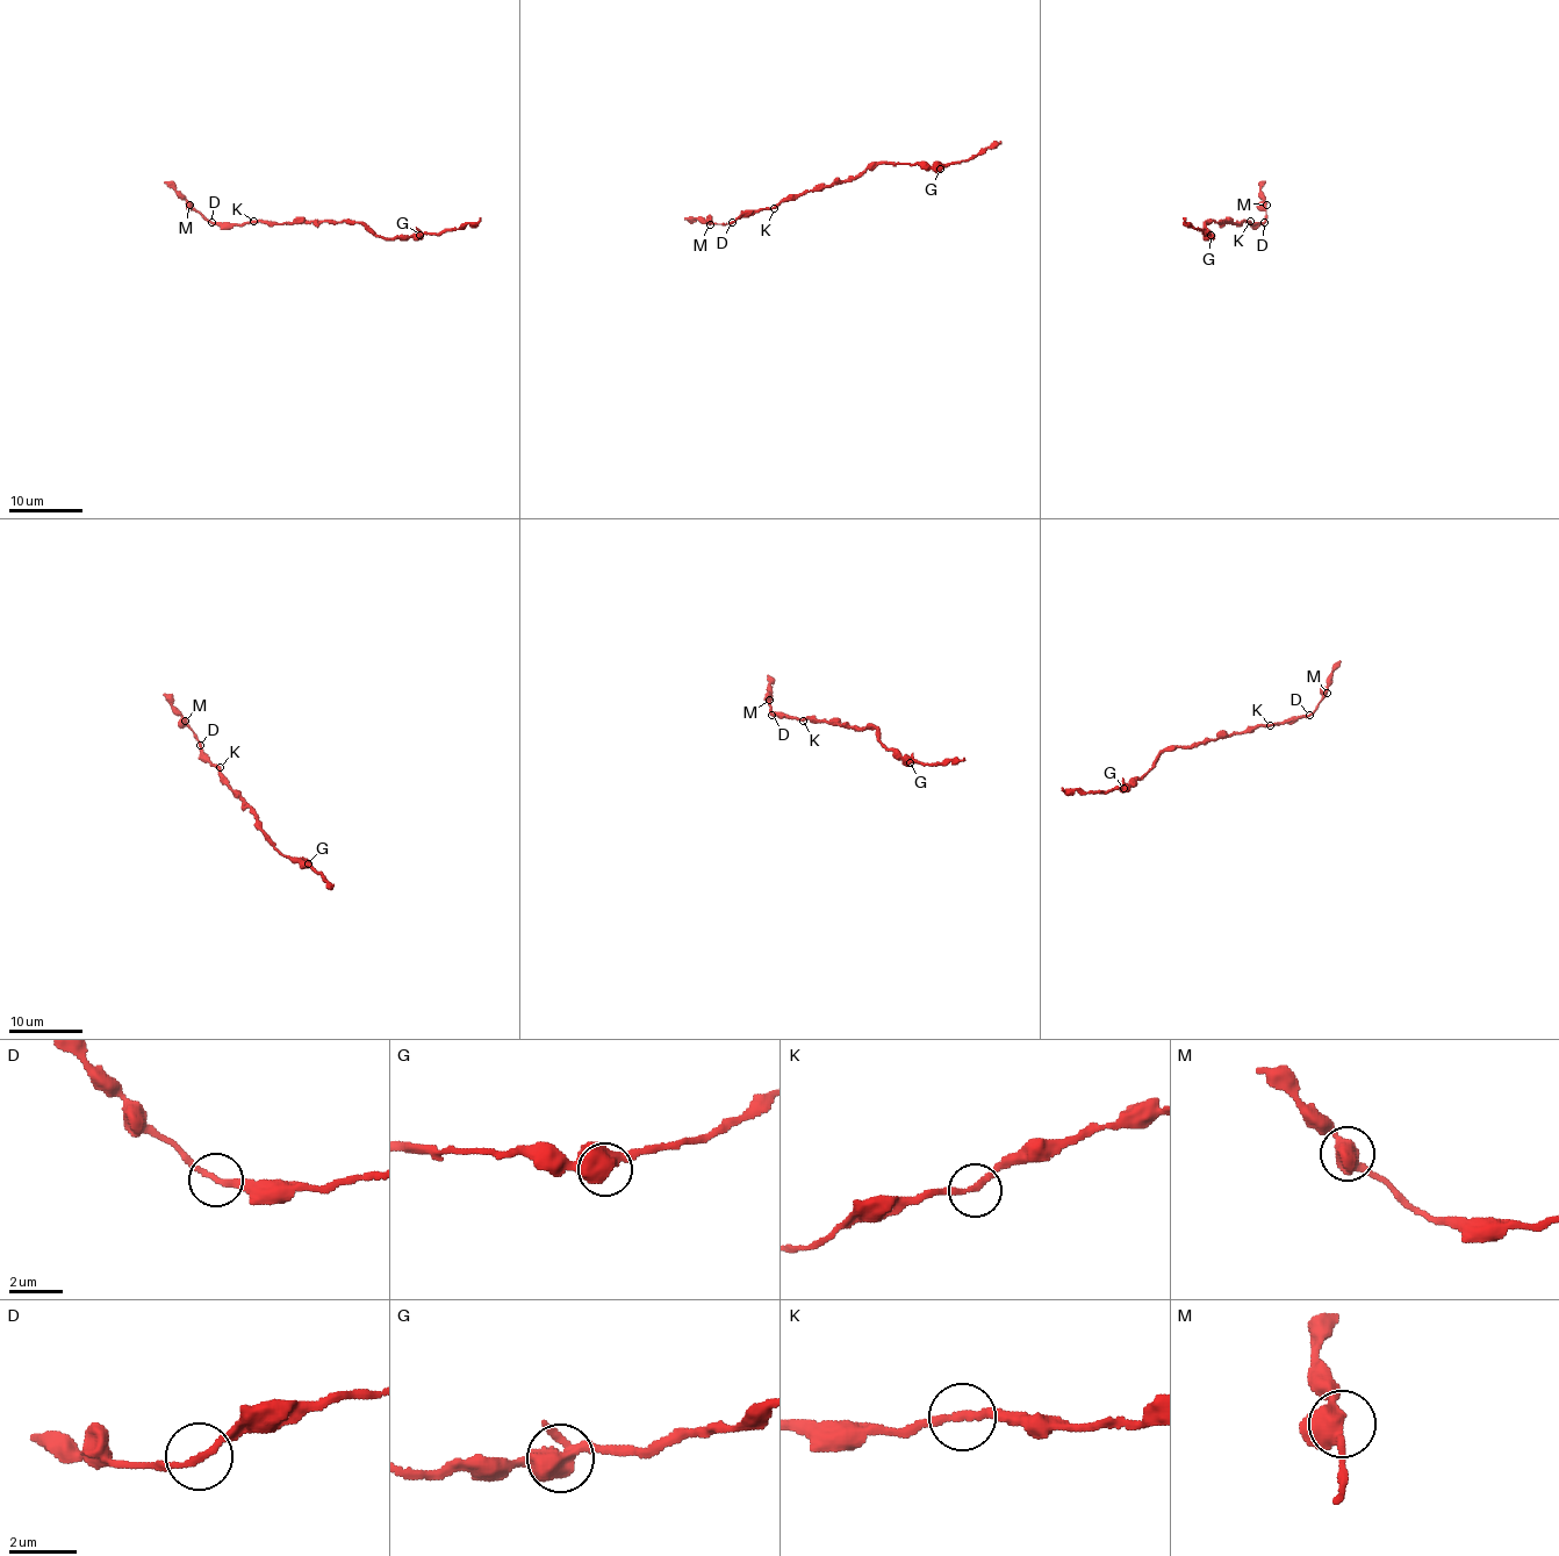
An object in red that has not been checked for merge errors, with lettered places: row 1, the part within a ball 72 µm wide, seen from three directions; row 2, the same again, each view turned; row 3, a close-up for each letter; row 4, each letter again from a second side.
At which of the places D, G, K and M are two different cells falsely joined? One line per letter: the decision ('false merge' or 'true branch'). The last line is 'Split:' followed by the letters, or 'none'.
D: true branch
G: true branch
K: true branch
M: true branch
Split: none

